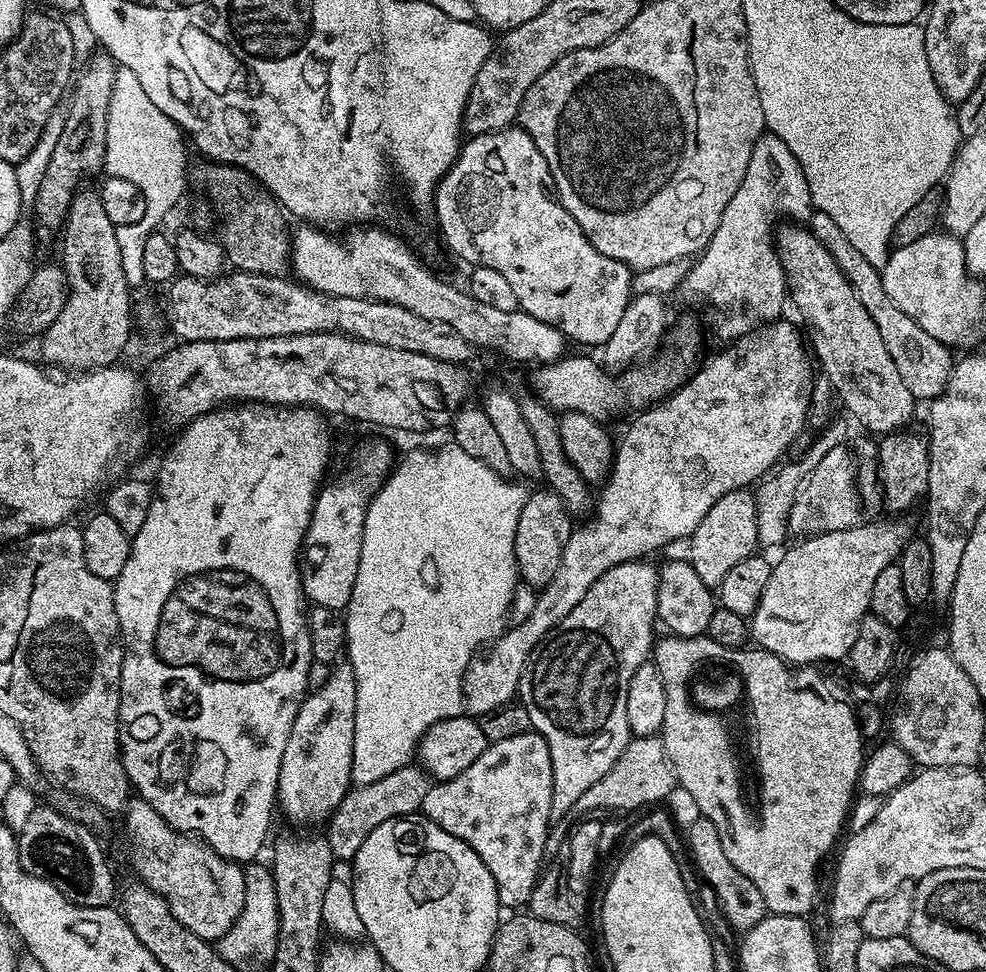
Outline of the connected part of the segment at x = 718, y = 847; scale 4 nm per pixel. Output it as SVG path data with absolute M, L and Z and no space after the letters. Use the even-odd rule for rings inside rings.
M697 815L695 819L696 821L688 828L688 836L686 832L687 851L690 856L692 852L692 860L696 863L701 878L712 887L712 892L720 903L720 912L724 915L725 922L737 934L749 932L754 926L758 926L758 922L762 922L766 914L762 894L758 894L758 886L754 886L754 882L750 882L750 878L746 878L746 874L742 874L742 870L738 870L738 866L734 866L730 858L726 858L726 850L722 850L722 838L718 834L718 826L714 826L714 822L710 822L705 816Z

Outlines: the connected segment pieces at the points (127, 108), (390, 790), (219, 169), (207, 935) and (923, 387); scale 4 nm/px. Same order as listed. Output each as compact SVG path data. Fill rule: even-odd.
M117 67L113 93L110 95L108 121L106 122L103 171L114 178L126 178L126 182L134 182L134 186L138 186L138 190L142 190L142 198L146 198L146 214L138 225L141 237L146 237L157 231L163 225L160 223L171 214L172 207L184 196L184 180L186 184L188 176L184 140L186 144L185 133L173 120L166 118L166 114L162 114L162 110L158 110L158 106L154 106L154 102L150 102L150 97L146 95L146 90L142 90L142 82L138 82L136 75L130 70Z
M405 766L394 770L394 774L386 774L386 778L378 778L378 782L353 787L326 824L326 839L333 857L339 861L351 861L358 854L362 842L366 842L366 838L370 838L372 831L382 826L382 822L390 822L399 816L417 815L423 809L429 787L429 773L419 766Z
M200 162L190 172L190 180L212 199L224 221L220 224L218 239L227 263L241 272L255 272L279 276L290 264L290 227L285 213L276 203L271 192L265 192L252 176L233 164ZM285 220L285 221L284 221Z
M139 798L133 799L123 813L124 836L132 851L135 879L154 890L170 906L174 918L198 938L219 941L234 926L242 914L246 898L244 868L239 863L224 860L203 840L175 832L154 806Z
M813 211L806 224L818 238L818 242L822 242L826 250L830 250L842 274L846 274L854 294L858 294L858 302L862 302L862 306L866 306L866 310L874 318L874 326L878 326L878 334L882 334L882 342L886 342L886 350L890 350L890 358L894 358L894 366L898 366L898 374L902 374L906 390L910 390L910 394L920 402L931 402L943 394L954 367L954 356L948 353L951 352L949 345L938 338L930 338L930 334L926 334L926 330L922 330L922 326L918 326L914 318L894 306L880 281L881 269L872 266L866 258L862 258L860 251L854 250L846 234L842 234L842 229L829 216Z

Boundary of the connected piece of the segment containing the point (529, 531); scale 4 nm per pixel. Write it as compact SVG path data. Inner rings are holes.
M550 490L544 492L528 492L526 502L522 506L522 514L518 514L518 530L514 530L514 558L519 579L534 589L547 586L550 578L558 571L558 562L562 562L564 542L570 538L574 527L573 517L566 510L562 498Z

